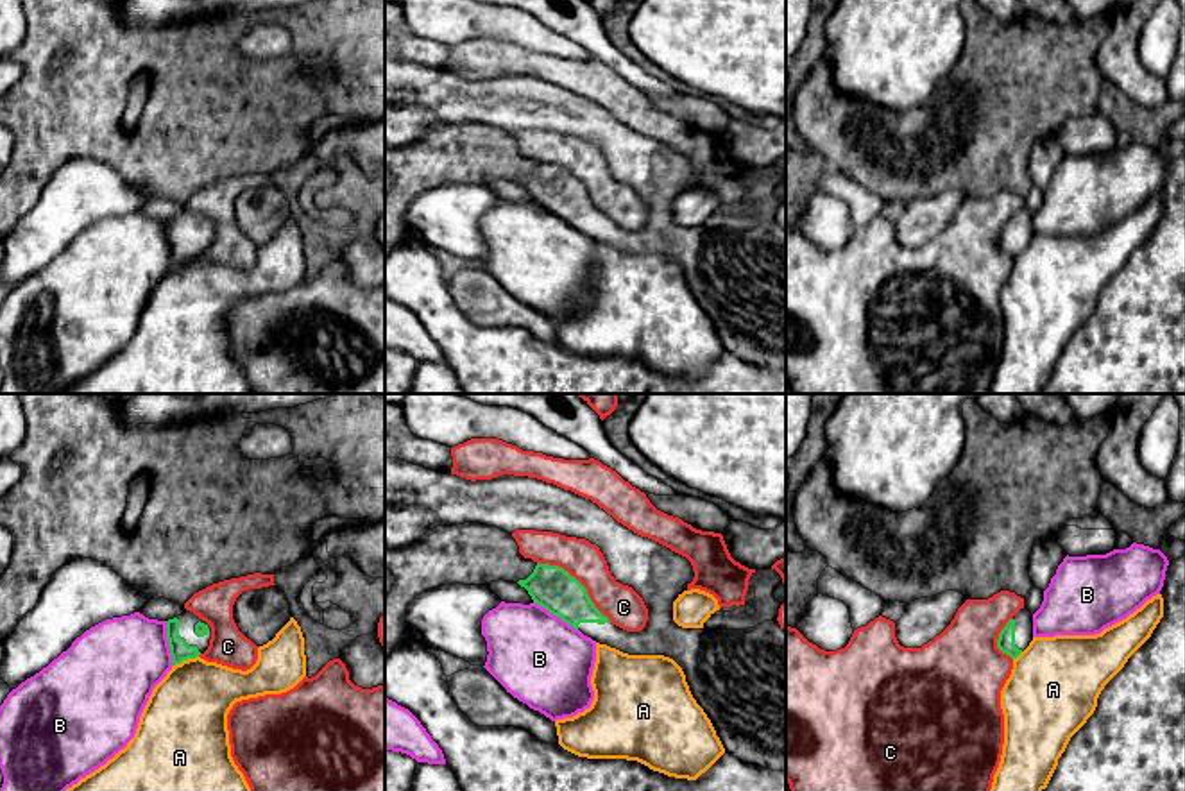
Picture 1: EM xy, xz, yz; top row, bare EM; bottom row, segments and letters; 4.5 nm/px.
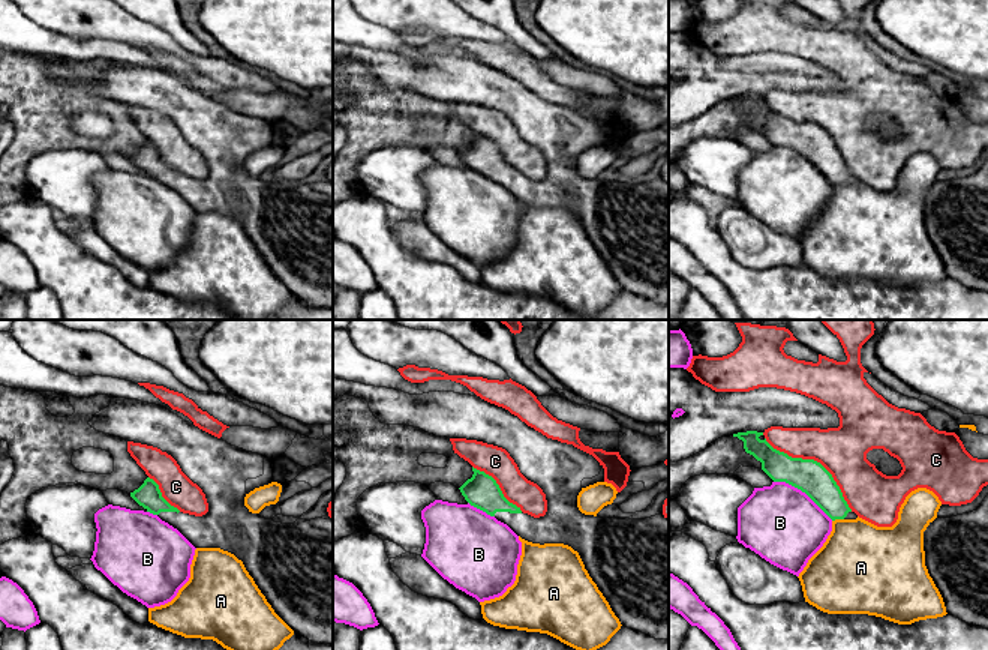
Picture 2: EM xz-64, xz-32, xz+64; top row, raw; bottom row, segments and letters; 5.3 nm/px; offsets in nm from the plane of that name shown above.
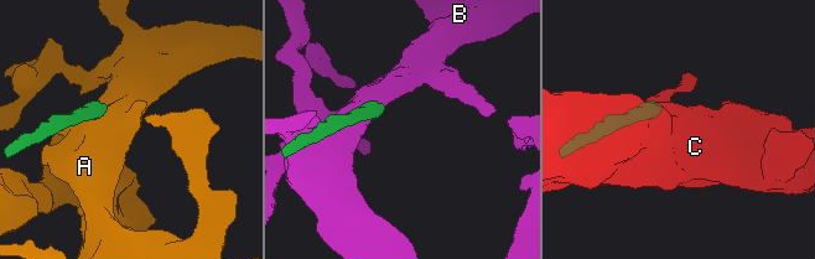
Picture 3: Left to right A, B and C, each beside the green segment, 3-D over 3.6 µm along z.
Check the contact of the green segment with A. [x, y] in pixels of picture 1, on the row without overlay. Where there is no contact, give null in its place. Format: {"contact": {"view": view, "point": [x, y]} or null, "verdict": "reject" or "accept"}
{"contact": {"view": "xy", "point": [185, 258]}, "verdict": "reject"}

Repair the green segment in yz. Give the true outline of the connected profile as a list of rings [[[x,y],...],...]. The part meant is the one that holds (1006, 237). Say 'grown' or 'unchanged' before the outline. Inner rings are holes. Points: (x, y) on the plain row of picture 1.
grown | [[[1020,208],[1001,229],[997,247],[1017,258],[1033,240],[1033,213]]]

